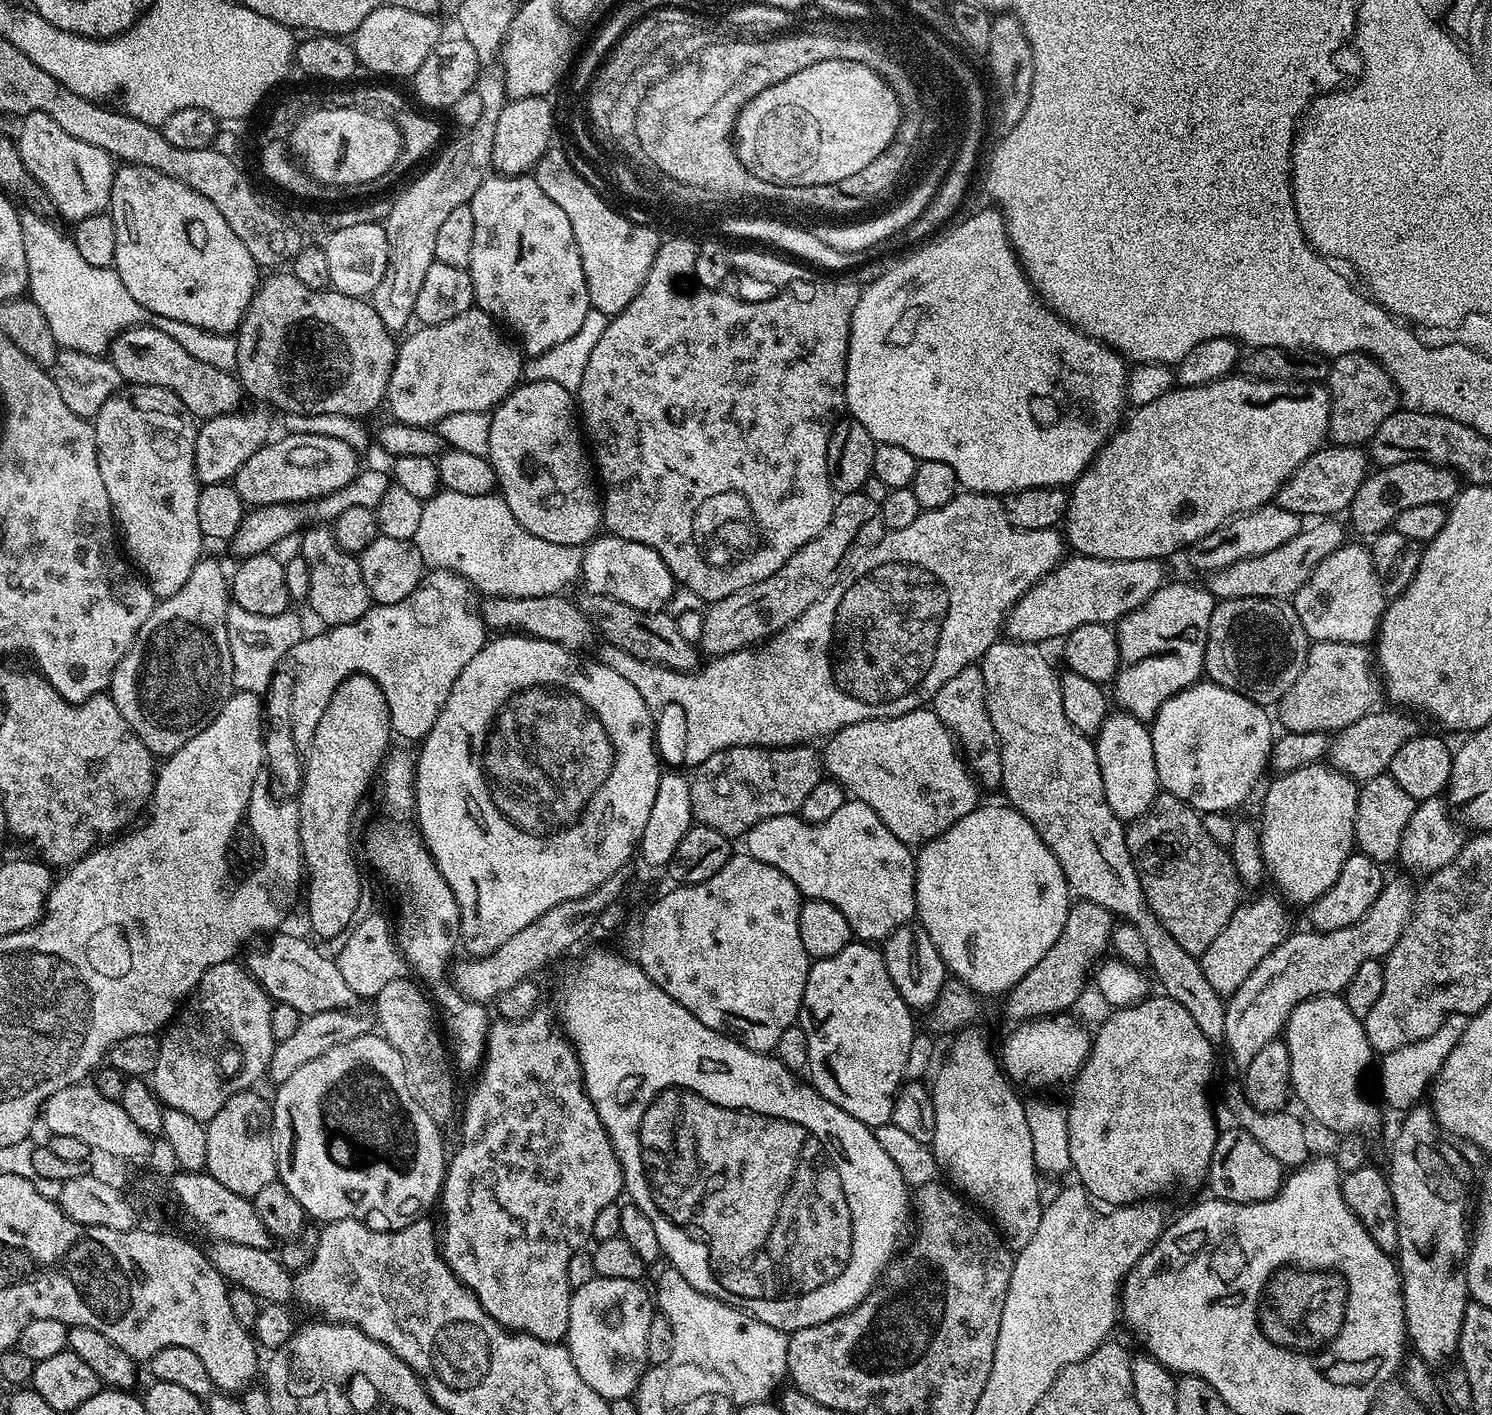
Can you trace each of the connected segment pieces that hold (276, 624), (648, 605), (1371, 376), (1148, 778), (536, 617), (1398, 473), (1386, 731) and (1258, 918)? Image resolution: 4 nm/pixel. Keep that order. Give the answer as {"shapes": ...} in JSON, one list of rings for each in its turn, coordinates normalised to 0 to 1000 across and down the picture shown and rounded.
{"shapes":[[[[155,427],[151,434],[151,448],[154,451],[154,459],[157,468],[156,484],[162,489],[179,490],[182,478],[188,466],[205,449],[204,441],[194,431],[186,435],[174,435]]],[[[402,377],[391,388],[391,392],[391,415],[395,418],[405,418],[409,423],[414,423],[414,425],[420,425],[425,428],[425,431],[443,432],[454,415],[441,389],[436,389],[436,386],[430,386],[430,383]]],[[[915,249],[899,250],[893,255],[889,268],[890,281],[893,283],[890,308],[893,314],[916,314],[924,301],[926,301],[926,298],[939,288],[938,277],[930,262]]],[[[746,502],[741,507],[741,510],[739,510],[737,517],[733,521],[733,525],[736,544],[739,544],[739,555],[741,558],[741,567],[744,567],[744,572],[747,572],[748,577],[754,581],[767,577],[775,560],[778,559],[776,544],[773,541],[773,524],[771,514],[769,511],[766,512],[763,507],[758,506],[756,503]]],[[[380,420],[364,421],[363,423],[342,423],[341,421],[324,421],[321,425],[320,432],[322,436],[324,437],[325,445],[332,446],[335,448],[351,448],[357,449],[361,452],[366,454],[371,454],[377,458],[381,458],[382,460],[389,462],[394,458],[397,454],[399,456],[401,452],[399,443],[395,440],[395,437],[393,437],[393,434],[390,434],[388,426],[385,423],[380,424]]],[[[955,325],[948,327],[937,327],[934,329],[925,329],[918,333],[916,338],[910,343],[910,349],[908,349],[908,355],[905,355],[902,365],[906,367],[906,370],[916,380],[922,380],[926,376],[931,375],[935,371],[937,363],[947,358],[958,358],[959,356],[973,357],[979,348],[980,340],[973,331],[965,331],[963,328],[959,328]]],[[[920,502],[917,503],[913,507],[910,507],[910,510],[899,514],[891,523],[891,528],[889,535],[889,539],[910,553],[928,548],[932,541],[932,536],[934,536],[934,533],[937,533],[937,529],[943,523],[950,519],[948,509],[950,507],[946,502],[925,502]]],[[[855,630],[847,630],[842,632],[845,633],[840,636],[834,635],[827,643],[824,652],[822,652],[819,660],[816,660],[816,663],[814,663],[814,666],[811,666],[811,669],[808,669],[807,673],[803,676],[806,688],[808,688],[811,697],[814,697],[817,704],[826,704],[827,700],[830,700],[830,697],[838,691],[838,686],[840,686],[840,683],[843,683],[843,680],[846,680],[846,677],[854,671],[854,669],[857,669],[865,661],[864,640]]]]}

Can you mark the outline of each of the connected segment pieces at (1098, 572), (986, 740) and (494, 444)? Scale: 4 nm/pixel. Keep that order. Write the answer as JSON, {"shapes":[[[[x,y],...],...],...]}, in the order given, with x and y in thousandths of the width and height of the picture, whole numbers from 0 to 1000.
{"shapes":[[[[716,392],[706,404],[688,417],[679,428],[674,439],[675,452],[699,456],[700,452],[710,453],[726,441],[747,442],[782,412],[780,400],[777,396],[739,396]]],[[[657,471],[642,473],[642,476],[639,476],[639,479],[637,479],[637,482],[634,482],[634,485],[627,489],[627,492],[623,495],[623,500],[641,521],[649,543],[653,548],[658,558],[670,558],[672,555],[670,525],[666,516],[666,510],[664,510],[661,499],[661,482],[658,479]]],[[[351,270],[332,286],[329,295],[326,323],[332,336],[334,350],[342,358],[342,363],[358,380],[366,380],[366,383],[374,383],[374,386],[393,385],[403,373],[403,348],[393,319],[389,298],[385,290],[384,278],[374,273],[374,270]]]]}

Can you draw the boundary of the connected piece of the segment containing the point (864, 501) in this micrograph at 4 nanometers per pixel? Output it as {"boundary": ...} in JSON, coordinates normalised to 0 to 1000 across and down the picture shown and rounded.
{"boundary":[[[579,347],[569,348],[564,350],[560,355],[560,360],[558,364],[556,372],[548,377],[540,386],[538,386],[524,400],[524,403],[519,403],[516,408],[511,408],[511,411],[505,411],[505,414],[500,414],[492,420],[483,424],[477,425],[472,433],[472,442],[469,446],[468,456],[470,461],[475,461],[475,464],[486,464],[490,461],[503,459],[510,454],[514,453],[521,447],[525,446],[529,441],[538,434],[543,428],[548,427],[556,417],[562,413],[566,404],[574,398],[578,390],[586,387],[593,377],[590,357],[583,355]]]}

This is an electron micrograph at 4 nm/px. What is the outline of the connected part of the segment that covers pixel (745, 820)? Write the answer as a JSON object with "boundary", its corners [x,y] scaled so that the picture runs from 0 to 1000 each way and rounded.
{"boundary":[[[501,526],[476,533],[473,539],[466,541],[464,546],[466,546],[462,548],[462,570],[466,582],[476,584],[485,591],[494,592],[507,585],[508,581],[536,575],[538,566],[551,550],[551,534],[548,529],[546,531],[544,529],[546,528],[511,529],[509,526]]]}

